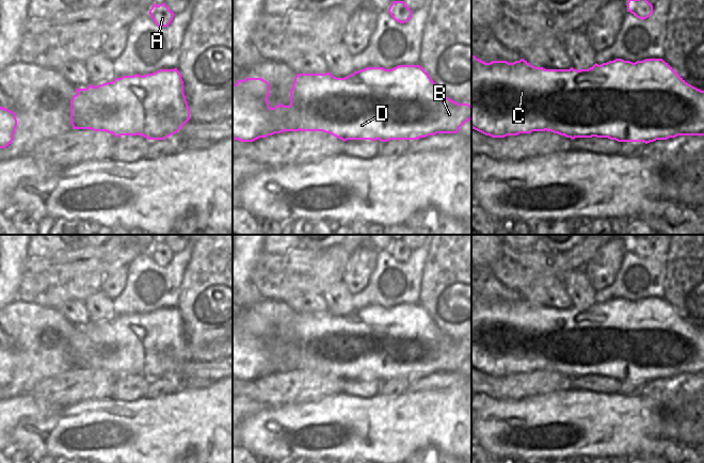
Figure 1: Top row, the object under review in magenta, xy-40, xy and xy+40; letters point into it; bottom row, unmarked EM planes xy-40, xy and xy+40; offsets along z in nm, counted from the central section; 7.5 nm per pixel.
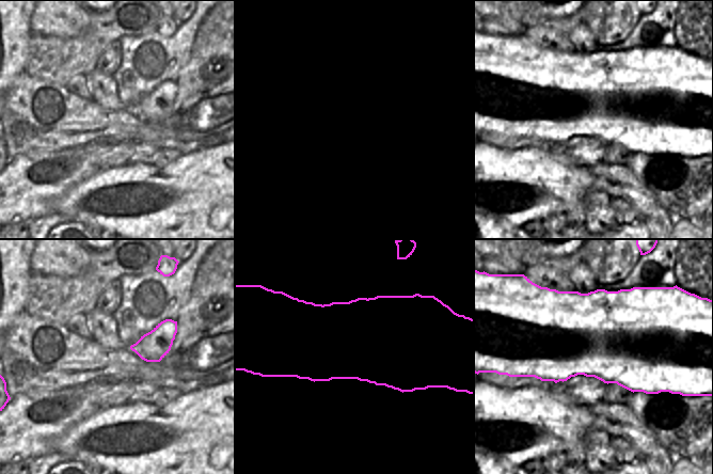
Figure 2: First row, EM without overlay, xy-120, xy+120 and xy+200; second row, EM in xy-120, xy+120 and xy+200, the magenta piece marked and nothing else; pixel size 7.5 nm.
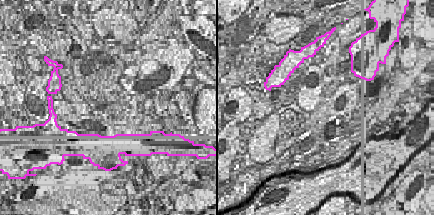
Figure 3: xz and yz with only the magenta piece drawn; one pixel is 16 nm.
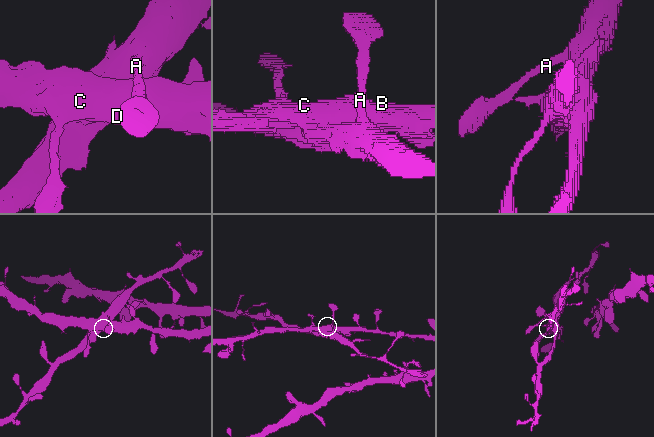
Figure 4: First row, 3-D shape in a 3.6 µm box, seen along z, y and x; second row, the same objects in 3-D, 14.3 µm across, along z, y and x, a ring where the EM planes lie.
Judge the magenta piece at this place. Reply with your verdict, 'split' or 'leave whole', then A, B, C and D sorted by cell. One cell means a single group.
split; A B D / C

